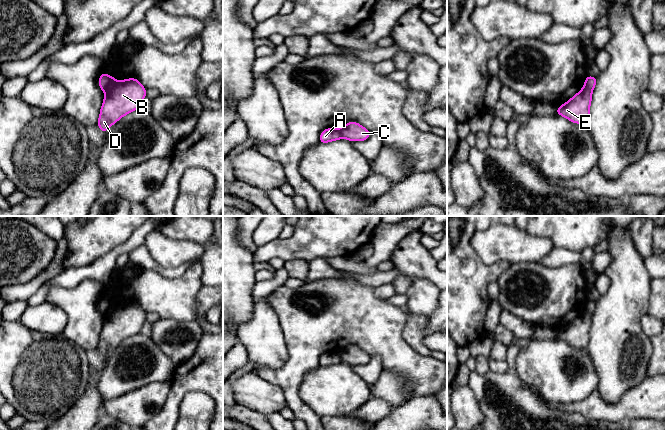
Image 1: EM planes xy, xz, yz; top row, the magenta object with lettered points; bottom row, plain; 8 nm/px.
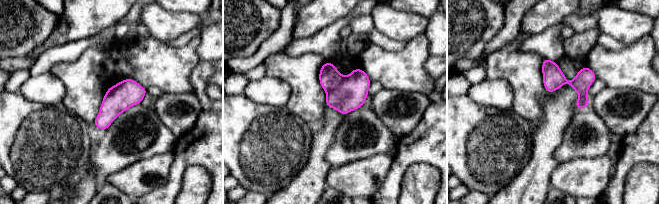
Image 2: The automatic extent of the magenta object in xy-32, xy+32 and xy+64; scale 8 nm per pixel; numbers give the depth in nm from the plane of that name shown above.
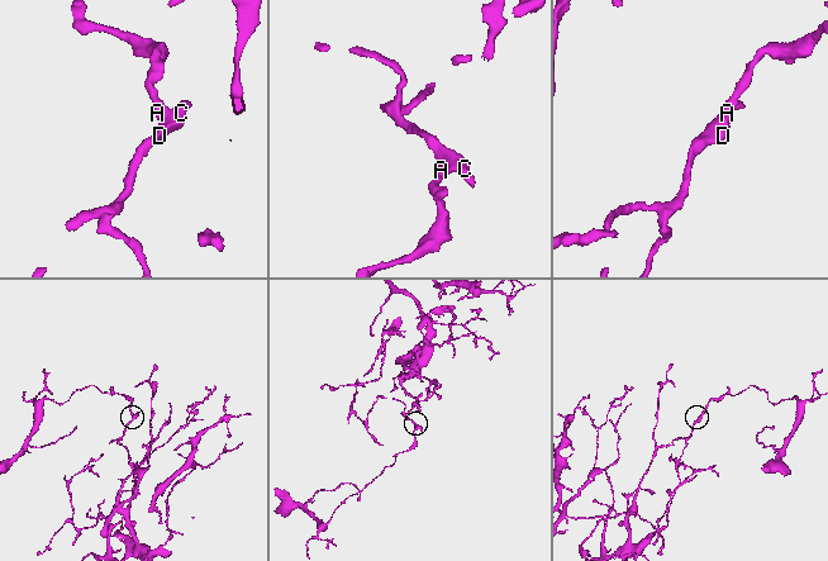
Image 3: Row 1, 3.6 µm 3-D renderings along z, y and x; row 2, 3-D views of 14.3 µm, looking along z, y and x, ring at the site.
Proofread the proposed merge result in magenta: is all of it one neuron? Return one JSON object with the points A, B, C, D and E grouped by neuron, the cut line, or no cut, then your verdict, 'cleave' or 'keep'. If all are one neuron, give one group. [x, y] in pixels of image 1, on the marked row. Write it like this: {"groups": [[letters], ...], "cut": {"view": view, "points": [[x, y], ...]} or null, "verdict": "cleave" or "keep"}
{"groups": [["A"], ["B", "C", "D", "E"]], "cut": {"view": "xy", "points": [[118, 82], [106, 93]]}, "verdict": "cleave"}

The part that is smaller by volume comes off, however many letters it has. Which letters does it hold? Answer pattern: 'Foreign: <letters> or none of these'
Foreign: A

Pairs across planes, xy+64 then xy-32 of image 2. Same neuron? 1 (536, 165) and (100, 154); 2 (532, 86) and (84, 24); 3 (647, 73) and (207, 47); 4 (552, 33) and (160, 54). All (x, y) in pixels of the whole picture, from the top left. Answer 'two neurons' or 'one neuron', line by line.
1: two neurons
2: two neurons
3: two neurons
4: two neurons

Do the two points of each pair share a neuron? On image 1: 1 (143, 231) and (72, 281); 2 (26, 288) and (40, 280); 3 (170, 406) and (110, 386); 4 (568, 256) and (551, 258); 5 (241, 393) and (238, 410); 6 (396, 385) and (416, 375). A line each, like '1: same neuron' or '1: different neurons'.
1: same neuron
2: same neuron
3: different neurons
4: same neuron
5: different neurons
6: different neurons

